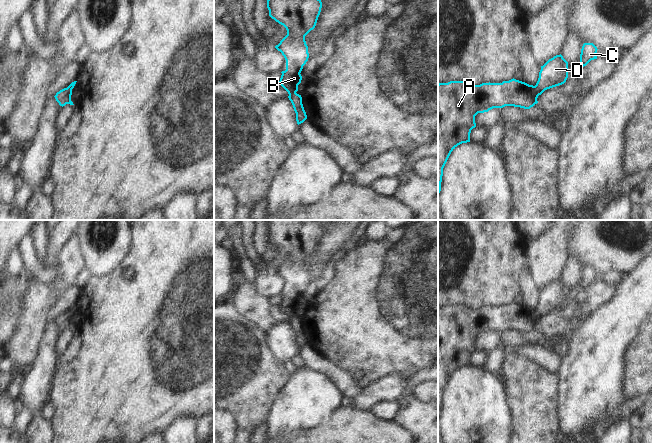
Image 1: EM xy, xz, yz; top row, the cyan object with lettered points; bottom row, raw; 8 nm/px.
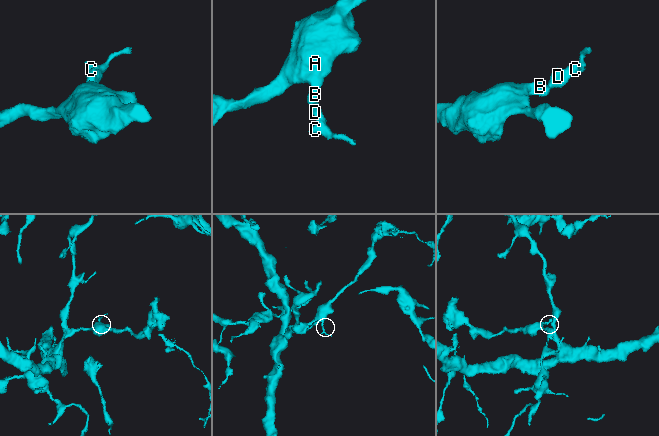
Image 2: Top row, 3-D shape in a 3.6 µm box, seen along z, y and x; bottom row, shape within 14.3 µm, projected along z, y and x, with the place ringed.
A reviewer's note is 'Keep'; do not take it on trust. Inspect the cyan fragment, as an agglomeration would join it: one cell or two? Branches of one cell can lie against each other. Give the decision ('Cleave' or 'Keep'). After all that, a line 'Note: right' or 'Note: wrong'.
Cleave.
Note: wrong

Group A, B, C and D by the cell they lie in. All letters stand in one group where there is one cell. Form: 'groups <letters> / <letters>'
groups A B / C D

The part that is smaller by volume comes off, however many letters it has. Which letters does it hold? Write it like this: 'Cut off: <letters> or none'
Cut off: C, D

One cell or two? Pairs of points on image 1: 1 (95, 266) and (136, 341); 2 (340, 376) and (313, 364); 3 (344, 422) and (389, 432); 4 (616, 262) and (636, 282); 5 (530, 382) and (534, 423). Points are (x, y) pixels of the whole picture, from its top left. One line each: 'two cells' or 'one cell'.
1: two cells
2: one cell
3: one cell
4: two cells
5: one cell

